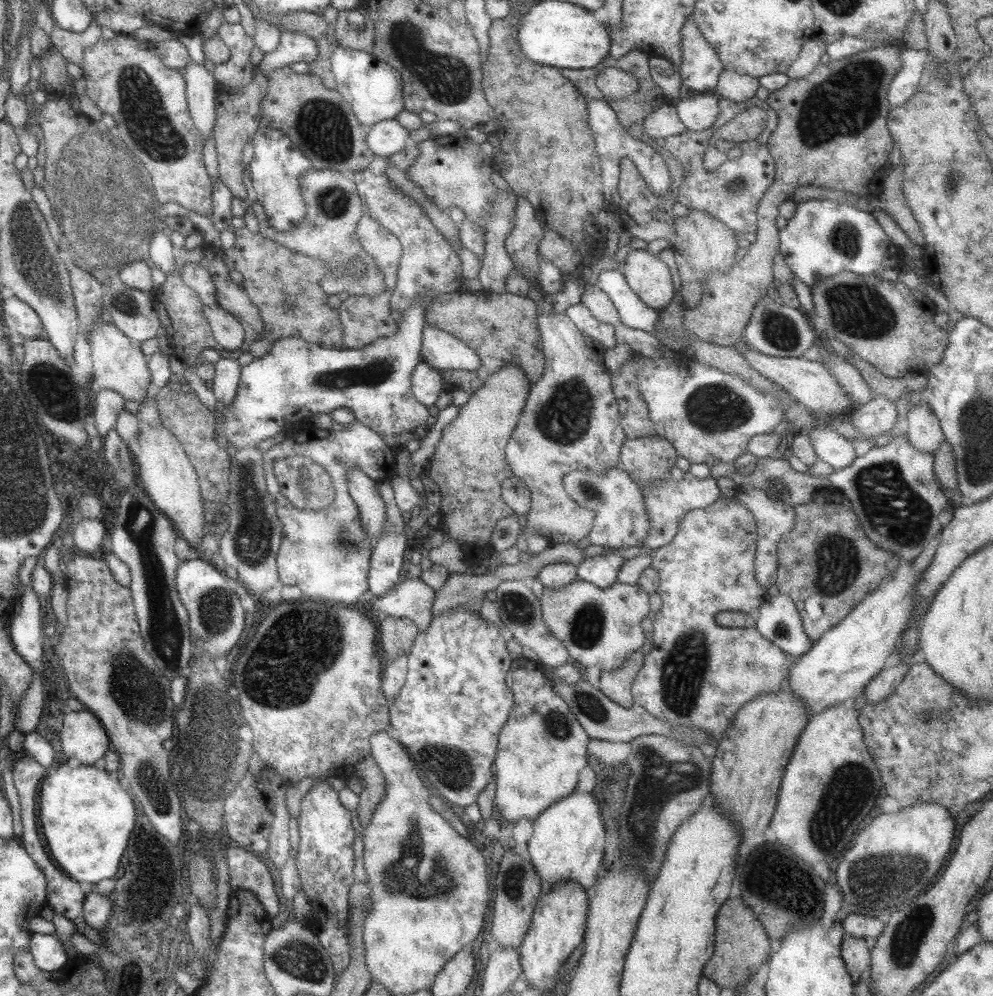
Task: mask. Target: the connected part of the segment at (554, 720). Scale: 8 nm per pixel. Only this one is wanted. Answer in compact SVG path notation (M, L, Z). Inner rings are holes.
M521 656L510 663L510 670L504 679L506 688L511 691L513 705L498 733L492 768L496 782L494 804L505 820L518 821L521 817L533 820L545 808L574 791L579 771L587 765L586 746L590 739L585 735L581 723L569 712L566 703L553 691L541 668L537 660Z

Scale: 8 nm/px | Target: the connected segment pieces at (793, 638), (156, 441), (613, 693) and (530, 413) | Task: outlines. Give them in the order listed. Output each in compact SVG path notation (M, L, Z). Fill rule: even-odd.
M785 594L766 596L756 611L753 626L763 638L788 656L805 654L811 648L796 606Z
M139 424L139 433L135 439L139 449L134 462L137 466L137 477L142 489L161 509L161 512L173 523L177 534L187 540L189 546L195 548L201 540L205 521L203 520L203 500L198 486L197 475L189 457L185 456L183 447L177 442L177 437L161 425Z
M646 648L637 649L637 651L629 655L629 658L625 659L620 668L612 672L601 671L598 690L613 703L624 708L631 707L634 704L631 686L635 674L643 665L645 651Z
M543 312L541 315L536 317L536 325L538 326L538 335L542 344L542 353L544 354L544 371L528 390L528 395L525 399L521 415L519 415L519 420L517 421L506 447L504 448L505 460L509 465L512 476L521 480L522 483L525 483L525 486L530 492L530 509L529 512L521 518L521 533L525 536L529 535L529 533L541 534L543 537L547 538L551 545L559 543L575 544L577 540L581 540L581 538L588 536L589 529L591 529L591 525L593 524L594 514L593 511L581 508L574 502L574 500L571 500L568 497L568 494L562 487L562 477L571 470L589 471L598 476L607 468L613 468L613 466L619 465L619 452L621 450L621 444L623 444L626 436L624 435L619 422L617 401L615 400L613 391L611 391L611 376L609 370L607 370L607 368L603 365L602 357L598 356L597 350L595 350L595 348L589 348L588 345L585 344L583 335L579 330L577 330L577 328L575 328L575 326L571 323L571 320L568 320L564 312Z

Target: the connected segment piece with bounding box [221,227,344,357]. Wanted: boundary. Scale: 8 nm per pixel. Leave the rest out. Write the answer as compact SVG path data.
M245 227L235 229L233 234L235 240L233 248L221 250L223 263L229 270L235 270L241 274L244 280L241 286L249 300L257 307L263 322L262 338L253 344L247 352L253 357L263 356L277 340L288 337L296 337L323 348L343 349L342 326L337 318L339 314L335 308L329 306L328 295L319 287L319 280L323 276L328 276L326 262L290 251L287 247L264 238L259 233L250 232Z

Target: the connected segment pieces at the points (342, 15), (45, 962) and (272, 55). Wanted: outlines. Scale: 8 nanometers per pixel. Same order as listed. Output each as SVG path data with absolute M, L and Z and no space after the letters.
M359 8L338 11L334 35L339 46L370 53L374 43L374 22Z
M32 933L27 949L35 966L48 973L64 970L68 961L65 947L57 937L50 934Z
M280 30L279 45L273 52L264 53L257 68L265 78L271 71L289 65L292 62L309 63L315 60L318 48L309 36L289 31Z

